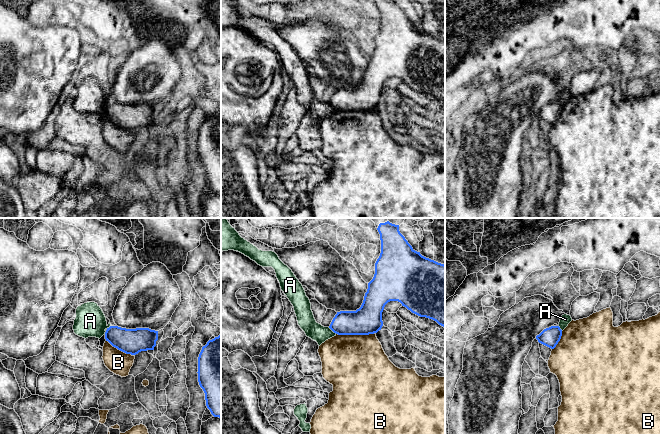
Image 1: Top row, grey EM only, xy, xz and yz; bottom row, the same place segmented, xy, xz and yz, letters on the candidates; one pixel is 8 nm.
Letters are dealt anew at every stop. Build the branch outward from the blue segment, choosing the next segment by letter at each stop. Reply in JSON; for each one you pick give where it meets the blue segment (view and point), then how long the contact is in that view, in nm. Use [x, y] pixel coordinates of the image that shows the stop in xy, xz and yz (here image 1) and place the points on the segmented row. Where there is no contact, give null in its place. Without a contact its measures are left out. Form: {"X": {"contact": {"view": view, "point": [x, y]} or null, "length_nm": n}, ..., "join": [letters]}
{"join": []}

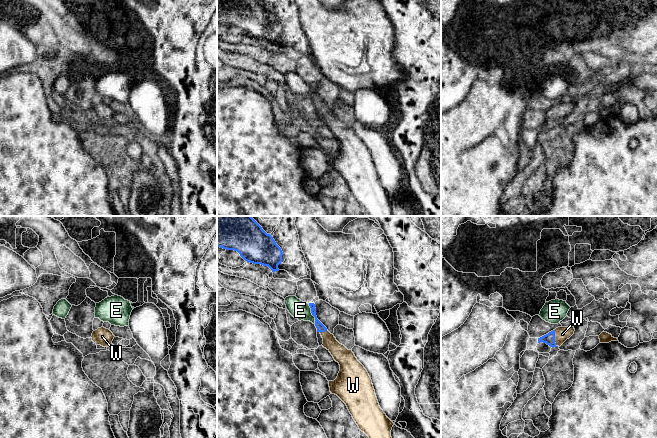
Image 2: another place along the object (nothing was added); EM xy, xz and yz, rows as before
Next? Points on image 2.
{"W": {"contact": {"view": "yz", "point": [554, 338]}, "length_nm": 140}, "join": ["W"]}

